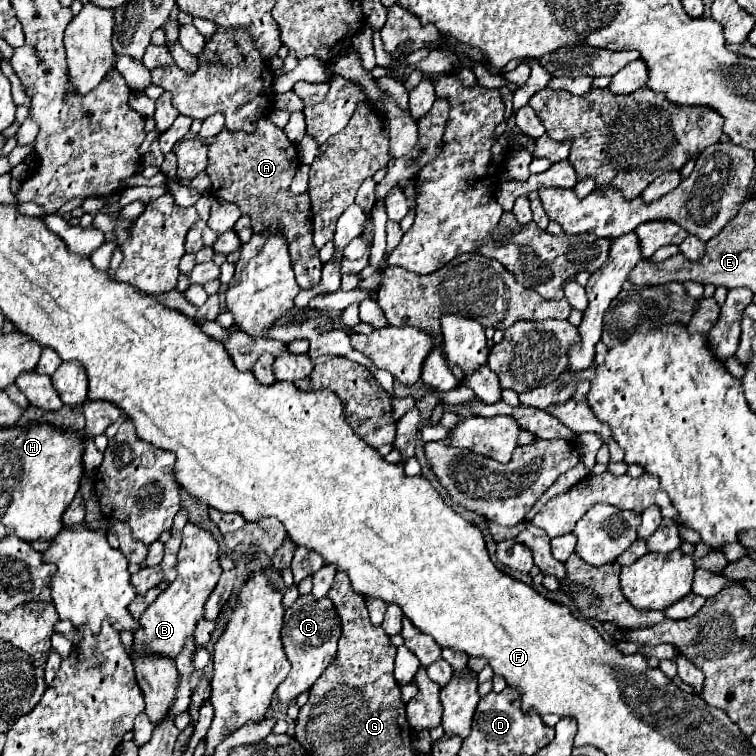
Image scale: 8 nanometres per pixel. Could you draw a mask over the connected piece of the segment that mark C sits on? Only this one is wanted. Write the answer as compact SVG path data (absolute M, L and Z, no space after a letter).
M304 595L304 597L298 597L292 607L286 609L282 643L284 643L288 661L292 663L292 669L288 677L276 689L276 697L282 705L290 705L300 693L312 687L312 683L322 675L324 667L328 667L330 659L336 655L338 639L340 639L340 619L328 597L314 599L312 595Z

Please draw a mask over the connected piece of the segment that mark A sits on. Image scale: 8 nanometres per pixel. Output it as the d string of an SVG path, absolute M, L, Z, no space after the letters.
M266 113L260 115L260 119L256 121L254 133L230 131L224 127L214 139L216 141L208 145L208 167L206 167L206 173L212 181L210 193L216 199L224 199L238 205L242 215L248 215L252 219L254 231L274 227L280 221L288 241L292 269L296 273L298 285L302 289L314 287L320 281L322 261L318 257L318 249L312 243L310 199L306 193L292 195L288 189L294 171L300 165L296 145L288 141L284 131L278 129Z

